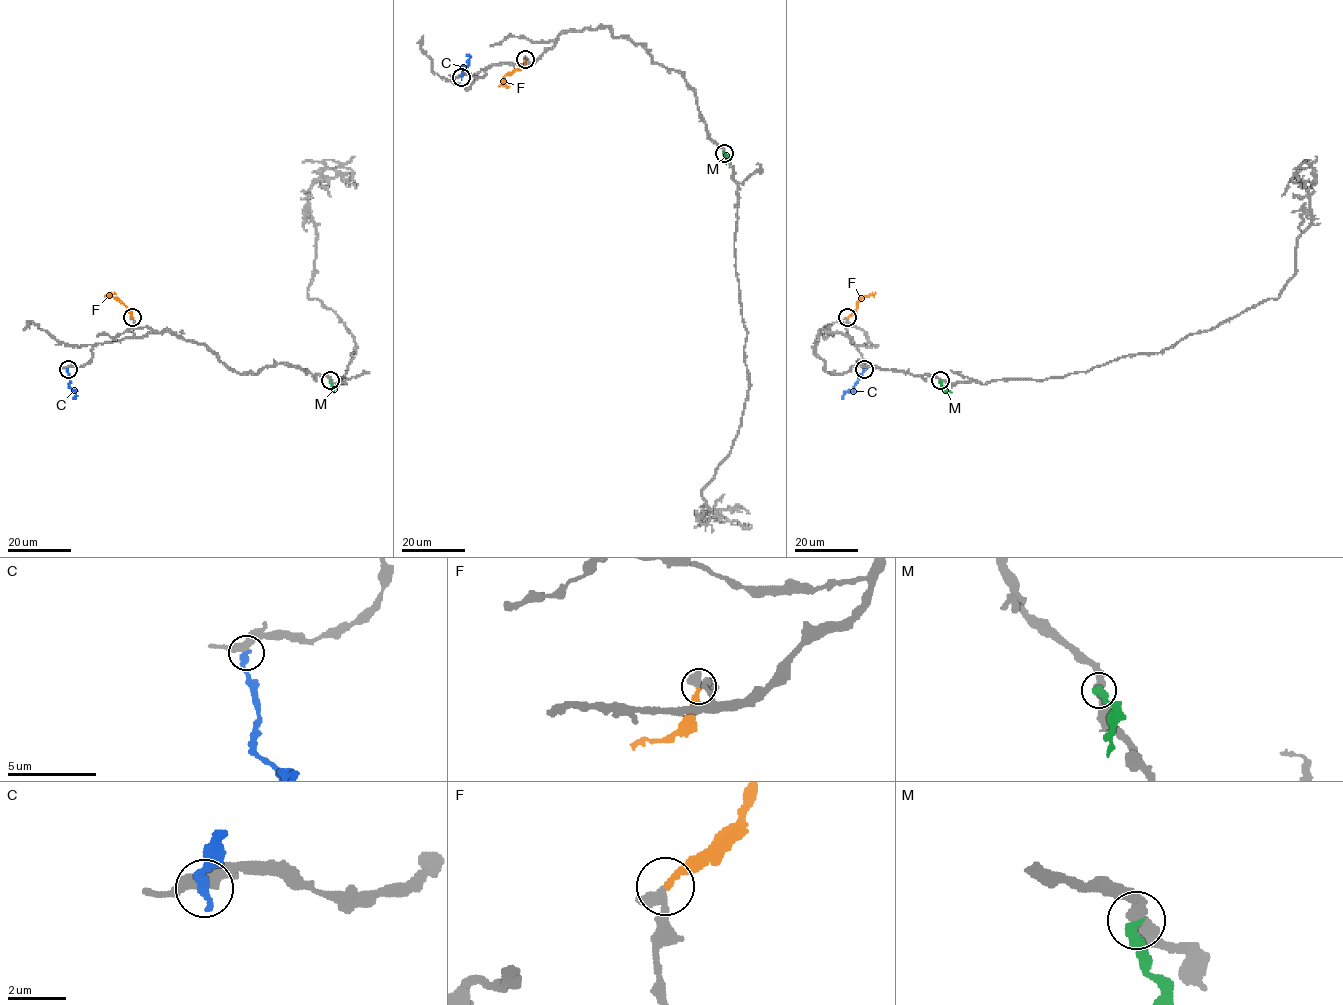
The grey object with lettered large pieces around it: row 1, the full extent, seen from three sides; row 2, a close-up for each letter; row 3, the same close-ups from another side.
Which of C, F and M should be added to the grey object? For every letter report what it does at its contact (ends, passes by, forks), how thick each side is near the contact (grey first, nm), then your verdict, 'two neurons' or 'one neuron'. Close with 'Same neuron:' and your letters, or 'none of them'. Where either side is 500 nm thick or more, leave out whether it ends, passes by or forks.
C: it ends there; 360 nm thick on the grey side, 440 nm on the other; two neurons
F: 500 nm thick on the grey side, 280 nm on the other; one neuron
M: it ends there; 380 nm thick on the grey side, 400 nm on the other; two neurons
Same neuron: F

